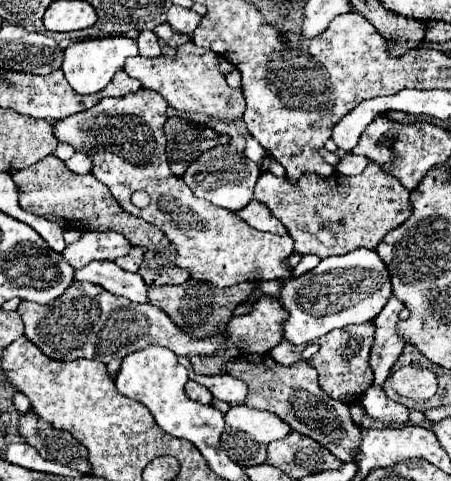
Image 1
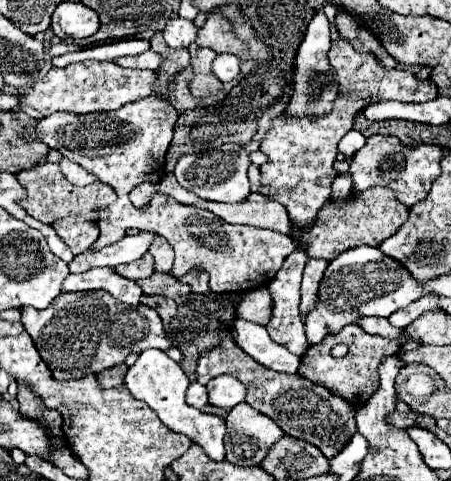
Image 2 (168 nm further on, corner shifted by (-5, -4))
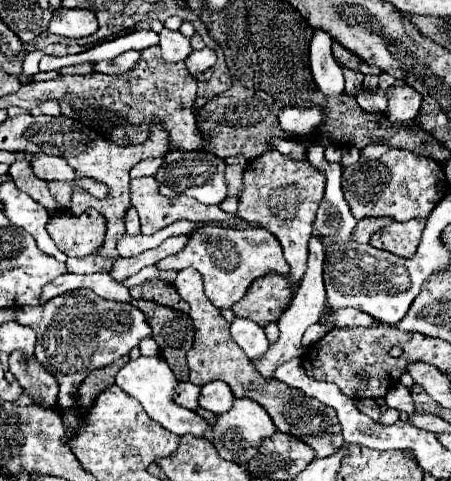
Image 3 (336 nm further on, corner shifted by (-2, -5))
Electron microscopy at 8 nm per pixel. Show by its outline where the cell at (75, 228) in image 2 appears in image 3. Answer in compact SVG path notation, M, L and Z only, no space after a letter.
M86 210L82 216L50 216L46 230L66 256L82 258L104 242L106 222L96 210Z

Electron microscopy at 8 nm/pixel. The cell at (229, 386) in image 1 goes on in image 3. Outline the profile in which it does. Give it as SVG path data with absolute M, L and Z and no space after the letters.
M214 380L214 382L208 382L206 386L202 386L202 394L198 398L198 404L204 410L210 410L214 414L228 412L232 408L232 402L234 402L232 390L228 388L228 384L224 384L220 380Z

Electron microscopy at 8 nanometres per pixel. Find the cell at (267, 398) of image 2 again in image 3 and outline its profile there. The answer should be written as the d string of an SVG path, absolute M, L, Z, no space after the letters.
M192 268L180 270L176 276L176 290L190 304L190 316L192 316L194 328L196 328L196 340L194 340L192 350L188 352L190 382L194 382L196 386L204 386L206 382L212 382L212 380L226 382L232 388L236 398L250 398L250 400L258 402L270 414L278 432L292 434L292 436L300 438L302 442L306 442L308 446L312 446L316 450L318 458L334 454L336 450L342 448L344 438L342 438L340 422L336 418L336 412L330 406L322 404L316 398L310 398L302 390L296 390L280 380L264 378L254 368L254 364L244 354L244 350L232 340L232 336L228 332L230 324L226 322L226 318L206 298L204 278L198 270L192 270Z

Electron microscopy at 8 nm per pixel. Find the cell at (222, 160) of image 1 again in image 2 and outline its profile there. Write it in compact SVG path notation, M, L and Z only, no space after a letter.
M251 141L247 145L229 143L221 147L211 147L201 153L183 155L173 169L173 175L179 181L179 185L193 191L201 199L219 201L219 203L241 203L249 195L249 179L247 179L249 153L257 151L259 147L261 147L259 141Z

